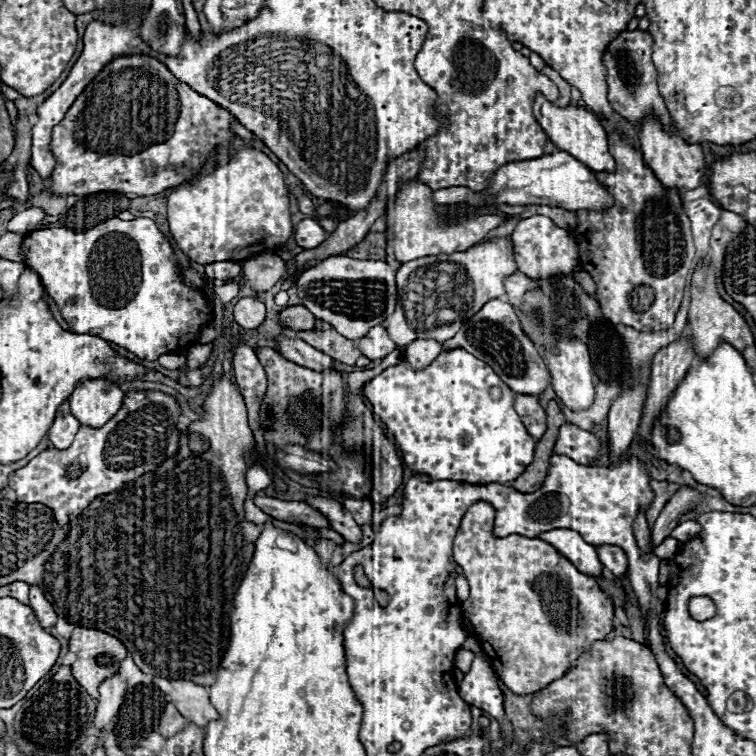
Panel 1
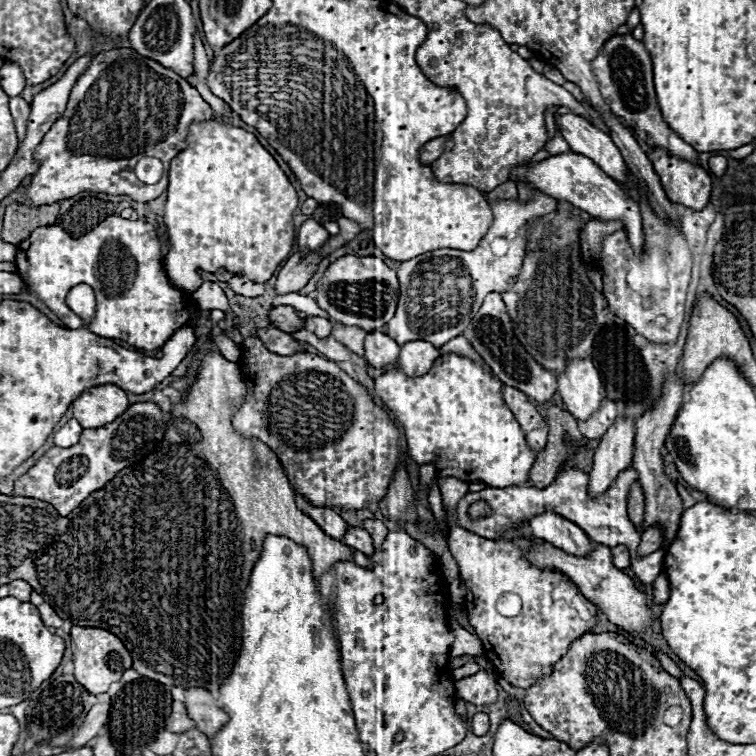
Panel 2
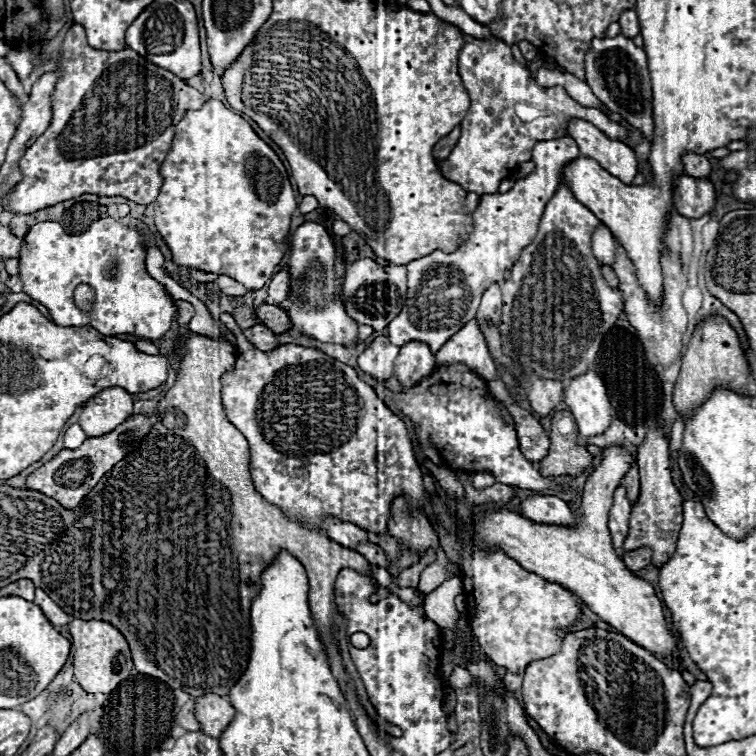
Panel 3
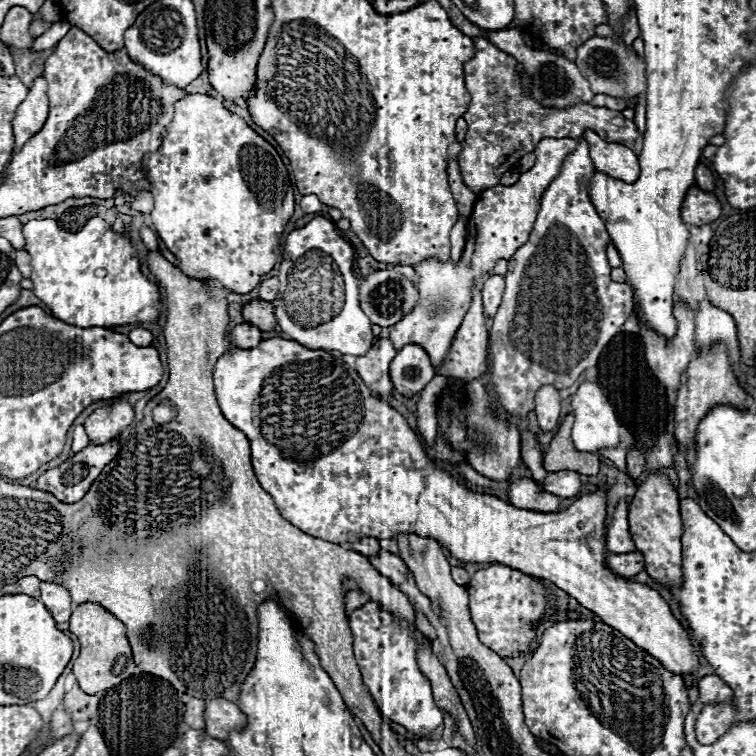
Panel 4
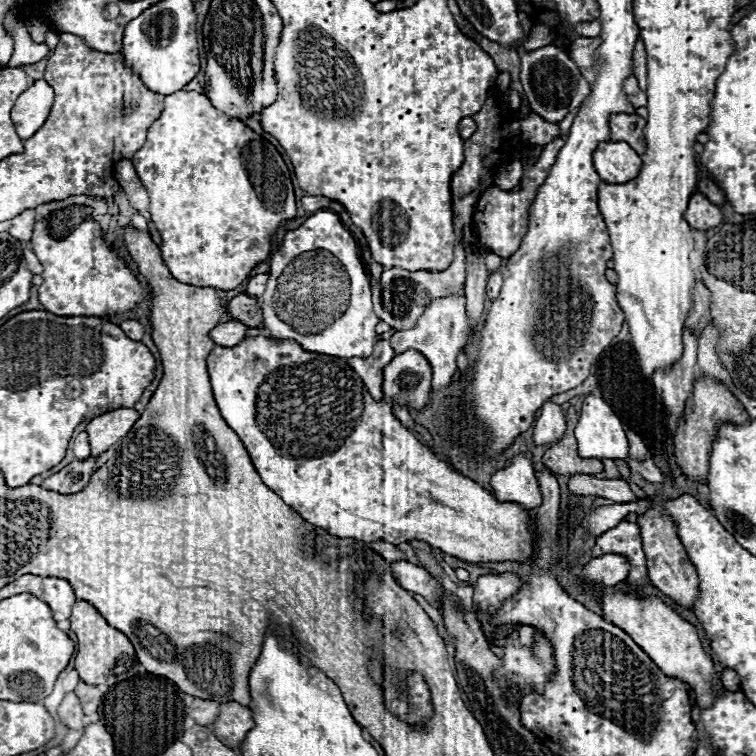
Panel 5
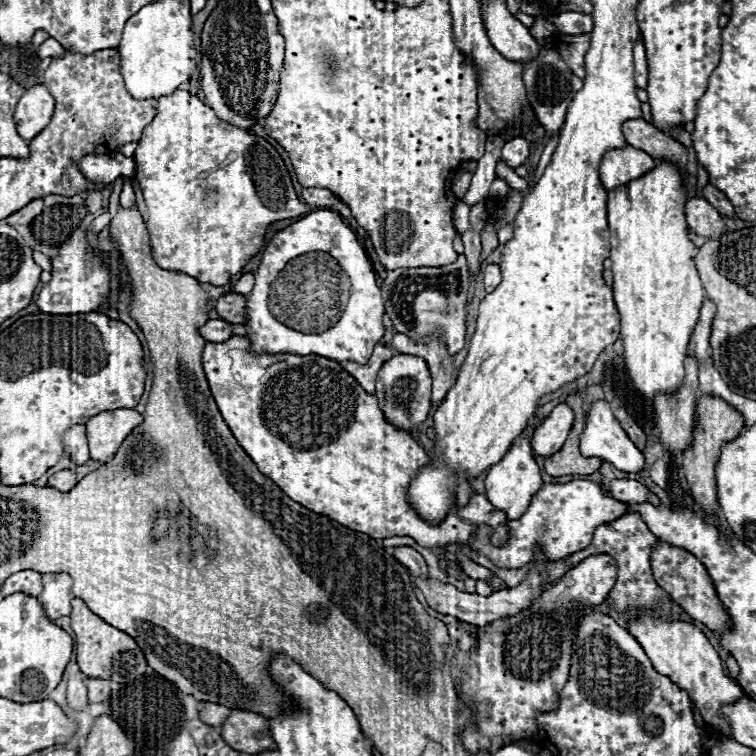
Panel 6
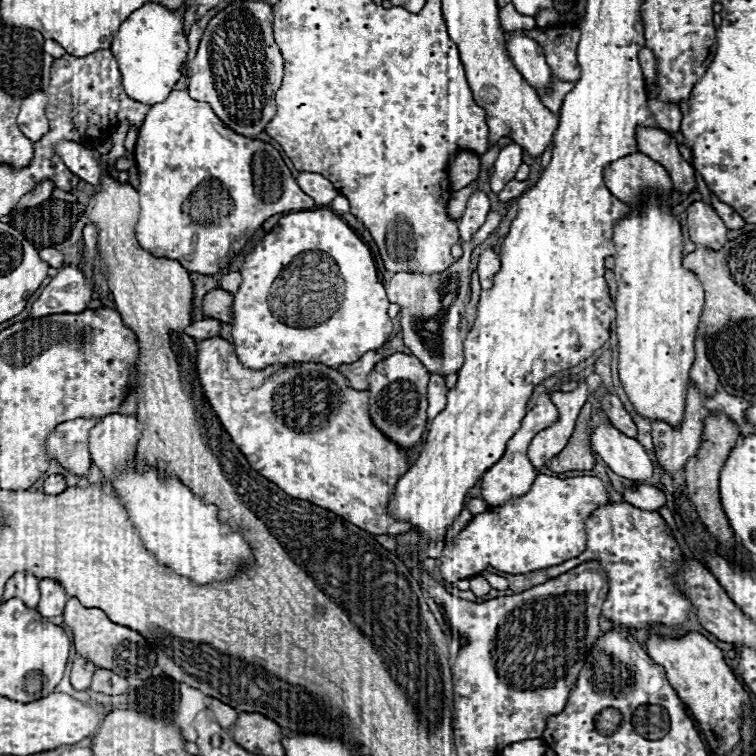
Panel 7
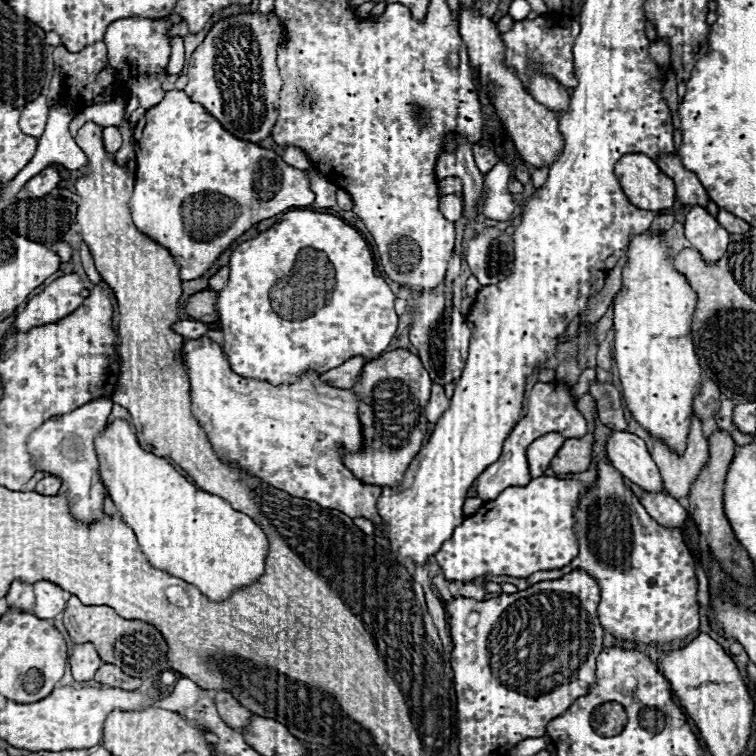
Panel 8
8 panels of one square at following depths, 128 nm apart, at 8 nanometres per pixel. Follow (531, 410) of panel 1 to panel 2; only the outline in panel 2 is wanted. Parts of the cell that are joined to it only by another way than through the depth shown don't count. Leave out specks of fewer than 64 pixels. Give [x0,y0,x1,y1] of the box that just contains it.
[502,386,548,454]

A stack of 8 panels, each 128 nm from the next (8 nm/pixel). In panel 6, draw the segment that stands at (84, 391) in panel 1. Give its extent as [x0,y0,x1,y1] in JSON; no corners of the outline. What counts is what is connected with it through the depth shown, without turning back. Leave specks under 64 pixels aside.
[86,408,144,462]

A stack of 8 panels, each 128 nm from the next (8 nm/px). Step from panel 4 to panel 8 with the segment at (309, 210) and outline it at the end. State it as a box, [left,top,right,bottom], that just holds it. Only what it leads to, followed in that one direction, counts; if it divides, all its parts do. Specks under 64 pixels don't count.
[310,172,336,208]

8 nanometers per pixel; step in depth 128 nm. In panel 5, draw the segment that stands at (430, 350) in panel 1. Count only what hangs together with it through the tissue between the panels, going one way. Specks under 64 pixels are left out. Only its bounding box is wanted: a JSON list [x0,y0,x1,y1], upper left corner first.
[382,350,432,412]

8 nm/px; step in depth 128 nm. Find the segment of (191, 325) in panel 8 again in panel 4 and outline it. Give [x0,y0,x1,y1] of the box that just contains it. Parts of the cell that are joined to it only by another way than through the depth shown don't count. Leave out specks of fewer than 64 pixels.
[228,324,262,348]

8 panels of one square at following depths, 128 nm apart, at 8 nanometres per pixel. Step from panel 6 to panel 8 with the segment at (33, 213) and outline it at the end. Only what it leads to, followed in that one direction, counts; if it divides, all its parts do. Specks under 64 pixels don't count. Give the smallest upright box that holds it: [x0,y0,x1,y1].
[24,166,62,198]

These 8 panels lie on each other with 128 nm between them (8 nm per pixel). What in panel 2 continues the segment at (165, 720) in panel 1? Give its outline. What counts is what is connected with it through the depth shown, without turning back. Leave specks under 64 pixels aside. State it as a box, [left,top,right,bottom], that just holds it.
[166,702,196,734]

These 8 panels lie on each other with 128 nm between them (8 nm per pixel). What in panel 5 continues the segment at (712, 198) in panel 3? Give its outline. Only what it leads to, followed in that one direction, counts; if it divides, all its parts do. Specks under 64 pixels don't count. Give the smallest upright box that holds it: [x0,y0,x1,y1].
[684,192,722,230]

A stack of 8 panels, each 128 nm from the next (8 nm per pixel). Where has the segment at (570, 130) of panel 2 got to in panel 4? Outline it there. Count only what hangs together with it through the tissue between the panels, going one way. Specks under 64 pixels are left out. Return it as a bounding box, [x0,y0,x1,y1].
[584,130,640,184]

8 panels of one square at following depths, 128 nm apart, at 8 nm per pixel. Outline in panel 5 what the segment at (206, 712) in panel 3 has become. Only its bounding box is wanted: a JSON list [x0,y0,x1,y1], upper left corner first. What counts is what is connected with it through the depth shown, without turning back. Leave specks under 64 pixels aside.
[214,702,254,748]

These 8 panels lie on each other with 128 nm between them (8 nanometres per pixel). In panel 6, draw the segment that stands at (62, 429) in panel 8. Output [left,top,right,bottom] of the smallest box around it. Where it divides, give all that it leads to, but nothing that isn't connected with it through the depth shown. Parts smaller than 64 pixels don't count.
[62,424,88,466]

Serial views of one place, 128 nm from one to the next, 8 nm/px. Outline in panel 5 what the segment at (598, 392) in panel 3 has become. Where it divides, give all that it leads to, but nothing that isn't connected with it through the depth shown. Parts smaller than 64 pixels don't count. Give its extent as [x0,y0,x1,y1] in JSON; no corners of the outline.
[576,394,628,460]

